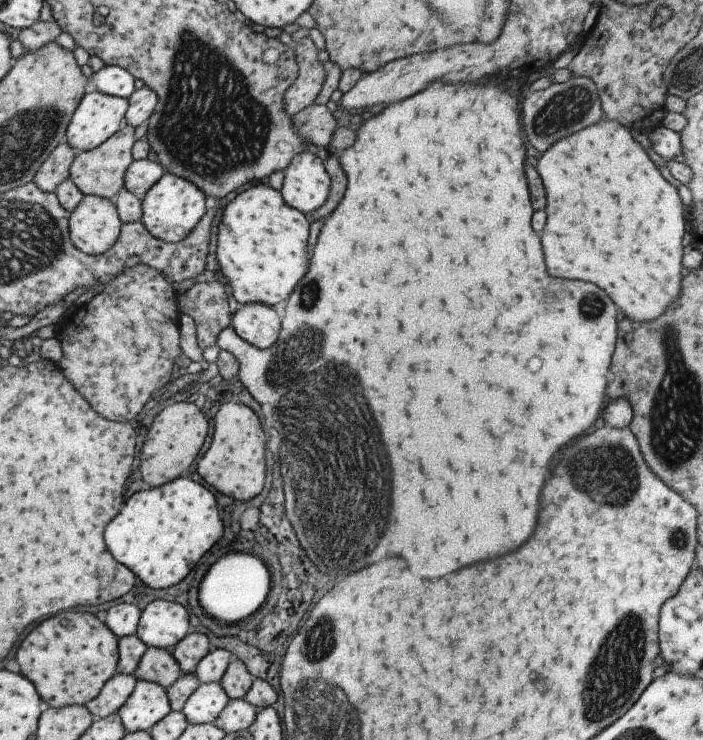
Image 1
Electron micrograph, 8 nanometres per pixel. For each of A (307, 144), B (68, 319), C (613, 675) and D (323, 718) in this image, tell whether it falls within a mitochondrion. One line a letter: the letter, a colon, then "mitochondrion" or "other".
A: other
B: other
C: mitochondrion
D: mitochondrion

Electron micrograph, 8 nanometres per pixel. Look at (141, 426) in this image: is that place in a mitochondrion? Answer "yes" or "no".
no

